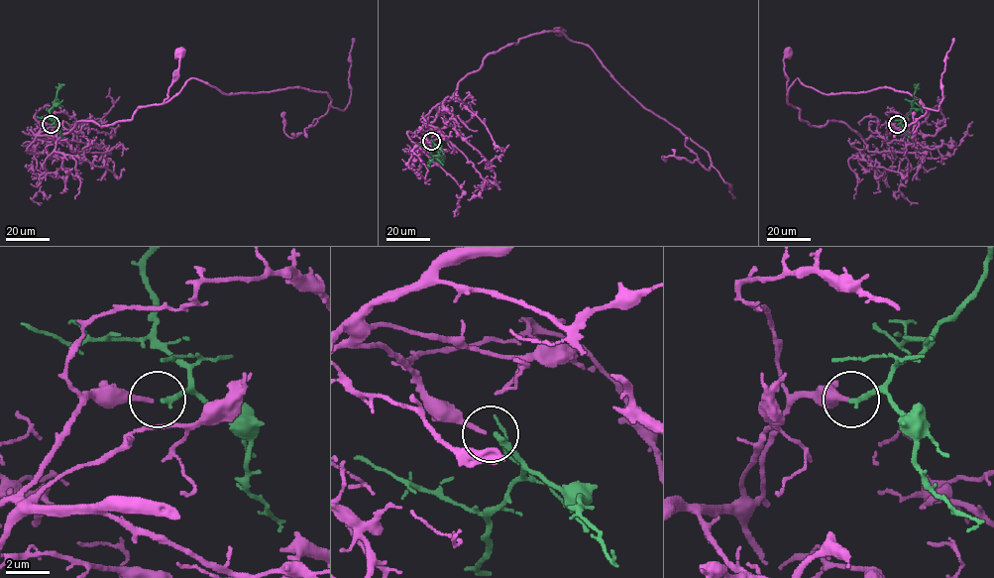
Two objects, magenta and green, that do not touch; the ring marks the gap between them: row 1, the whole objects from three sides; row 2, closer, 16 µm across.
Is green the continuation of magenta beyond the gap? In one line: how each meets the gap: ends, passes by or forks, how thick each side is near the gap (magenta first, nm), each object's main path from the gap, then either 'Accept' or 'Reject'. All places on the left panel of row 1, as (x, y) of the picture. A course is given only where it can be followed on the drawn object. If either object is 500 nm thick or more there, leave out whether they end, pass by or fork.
At the ring magenta ends. At the ring green ends. Thickness 200 nm (magenta) against 280 nm. Course of magenta: (51, 124), (37, 134), (58, 139), (77, 121), (107, 126), (161, 104), (180, 54). Course of green: (51, 124), (54, 121), (49, 111), (57, 88), (64, 84). Accept

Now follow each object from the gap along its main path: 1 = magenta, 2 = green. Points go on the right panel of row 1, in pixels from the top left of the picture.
1: (897, 124), (863, 139), (838, 121), (816, 126), (801, 120), (786, 102), (788, 54)
2: (897, 124), (910, 111), (914, 84)

